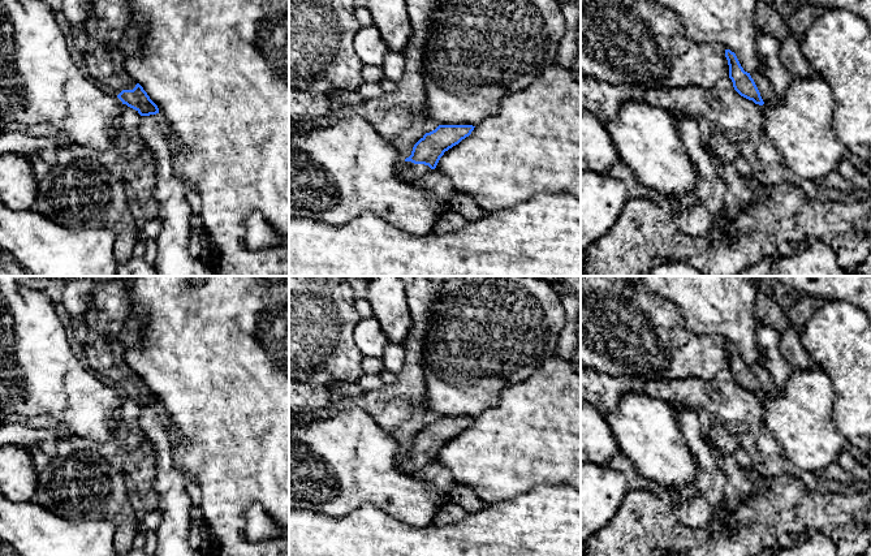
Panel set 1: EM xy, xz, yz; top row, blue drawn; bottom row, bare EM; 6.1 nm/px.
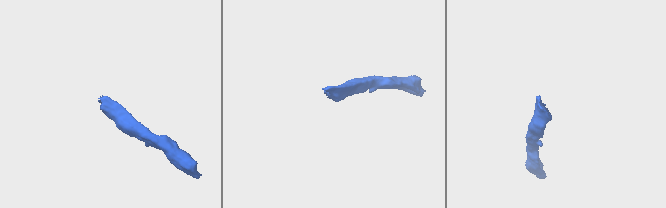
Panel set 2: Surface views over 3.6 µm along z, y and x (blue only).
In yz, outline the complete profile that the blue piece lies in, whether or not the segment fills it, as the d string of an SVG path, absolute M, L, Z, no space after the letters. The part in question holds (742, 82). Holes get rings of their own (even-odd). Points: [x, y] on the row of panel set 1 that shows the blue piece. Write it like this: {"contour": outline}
{"contour": "M725 49L725 57L729 65L729 78L733 82L734 90L741 96L759 105L777 102L776 92L771 86L764 65L750 74L743 70L734 52Z"}

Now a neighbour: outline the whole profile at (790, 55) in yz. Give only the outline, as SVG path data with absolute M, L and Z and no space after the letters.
M793 34L780 40L779 57L793 78L806 79L818 74L802 53L799 39Z

